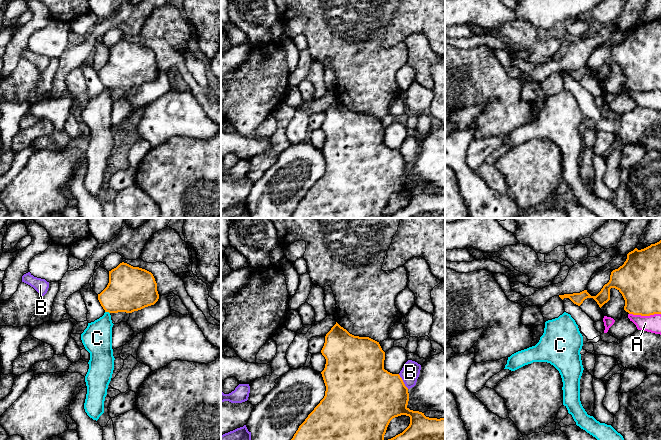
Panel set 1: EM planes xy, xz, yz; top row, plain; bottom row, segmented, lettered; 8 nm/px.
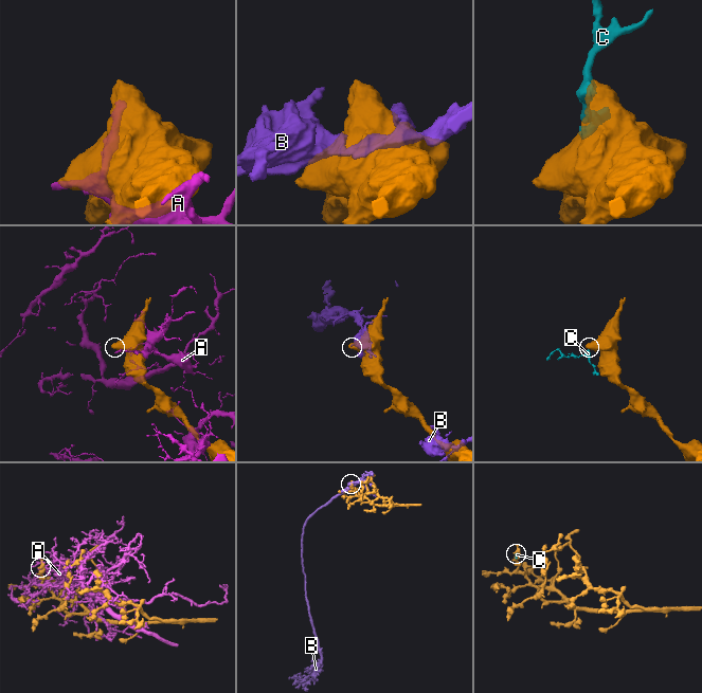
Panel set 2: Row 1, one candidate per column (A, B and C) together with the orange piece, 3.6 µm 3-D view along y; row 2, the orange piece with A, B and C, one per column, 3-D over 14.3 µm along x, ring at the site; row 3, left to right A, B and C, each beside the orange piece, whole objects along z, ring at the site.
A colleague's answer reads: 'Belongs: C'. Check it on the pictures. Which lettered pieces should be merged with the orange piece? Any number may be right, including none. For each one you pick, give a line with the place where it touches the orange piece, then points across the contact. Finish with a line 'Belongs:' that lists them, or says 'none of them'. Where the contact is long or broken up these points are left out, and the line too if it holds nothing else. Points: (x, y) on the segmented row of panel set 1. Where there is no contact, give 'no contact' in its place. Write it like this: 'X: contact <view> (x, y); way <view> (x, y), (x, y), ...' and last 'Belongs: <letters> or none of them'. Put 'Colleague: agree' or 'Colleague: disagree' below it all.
Belongs: none of them
Colleague: disagree

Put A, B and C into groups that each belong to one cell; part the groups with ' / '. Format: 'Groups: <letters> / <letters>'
Groups: A C / B

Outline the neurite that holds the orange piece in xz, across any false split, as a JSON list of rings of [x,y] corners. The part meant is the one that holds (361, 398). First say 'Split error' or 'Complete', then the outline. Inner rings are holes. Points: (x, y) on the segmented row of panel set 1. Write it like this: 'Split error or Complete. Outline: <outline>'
Complete. Outline: [[[336,322],[325,336],[321,353],[326,359],[325,368],[321,372],[326,386],[325,396],[299,426],[291,440],[384,440],[390,421],[401,415],[410,417],[409,426],[388,440],[445,440],[445,418],[429,418],[424,413],[407,407],[408,388],[399,374],[384,369],[385,352],[379,342],[369,337],[354,336]]]

